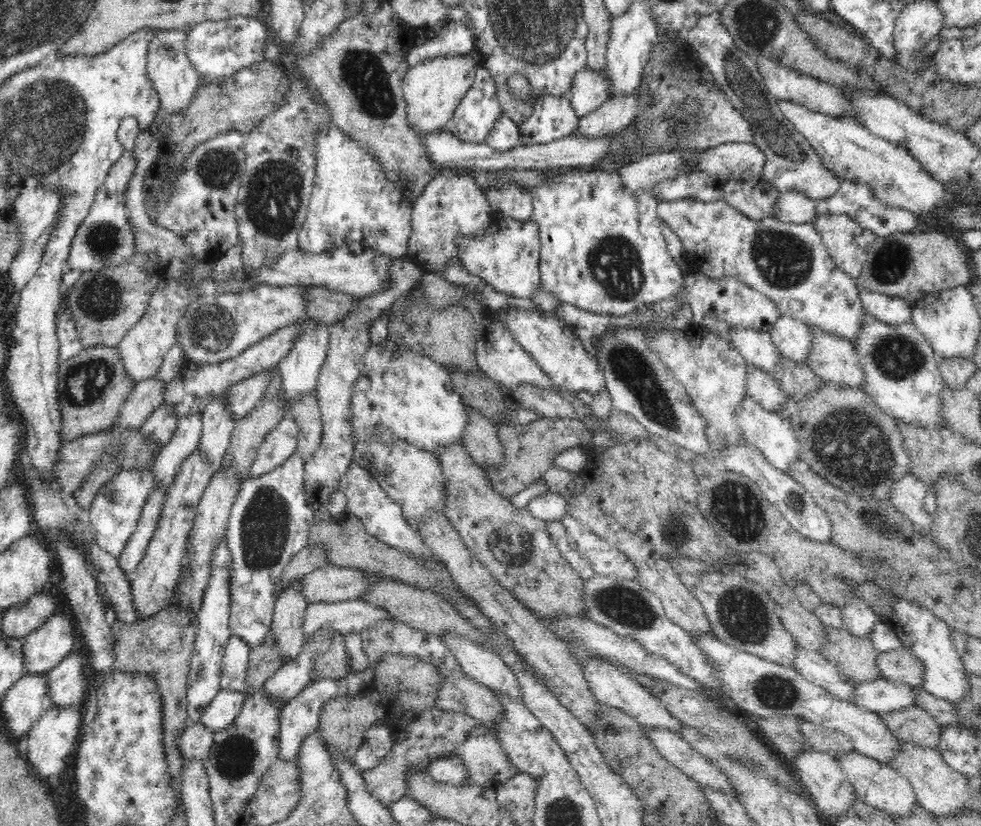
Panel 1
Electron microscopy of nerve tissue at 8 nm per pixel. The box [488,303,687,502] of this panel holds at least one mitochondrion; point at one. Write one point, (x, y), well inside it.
(629, 366)

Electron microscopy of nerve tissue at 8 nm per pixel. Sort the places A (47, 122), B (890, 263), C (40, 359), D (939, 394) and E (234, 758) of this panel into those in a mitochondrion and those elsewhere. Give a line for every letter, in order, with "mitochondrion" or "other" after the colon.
A: mitochondrion
B: mitochondrion
C: other
D: other
E: mitochondrion

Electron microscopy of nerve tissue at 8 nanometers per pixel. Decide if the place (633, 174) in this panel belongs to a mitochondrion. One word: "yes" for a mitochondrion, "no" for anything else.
no

